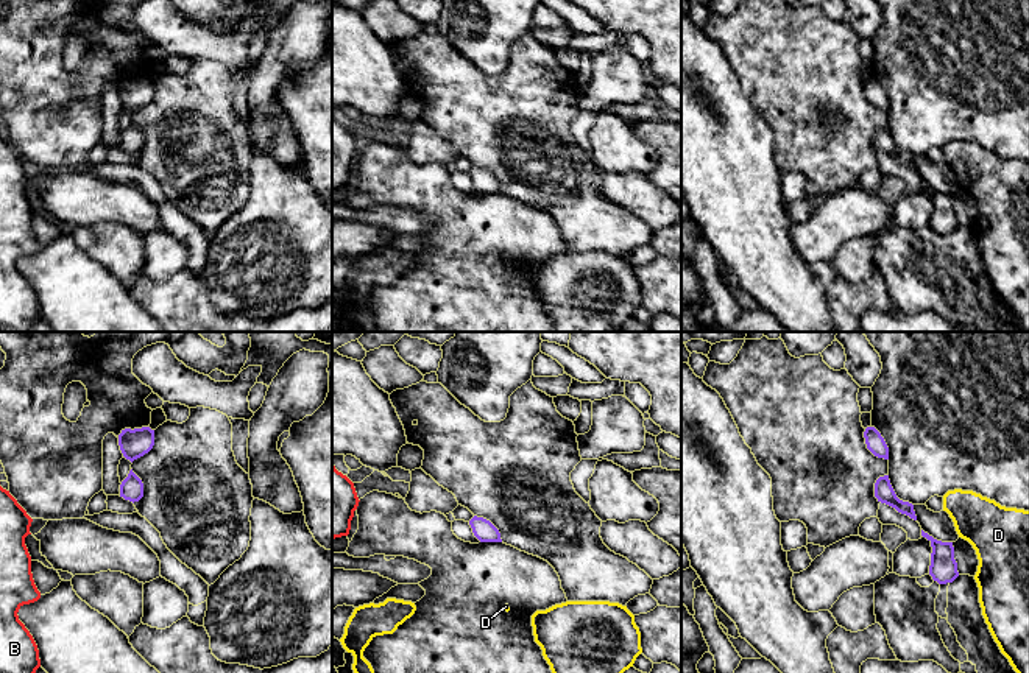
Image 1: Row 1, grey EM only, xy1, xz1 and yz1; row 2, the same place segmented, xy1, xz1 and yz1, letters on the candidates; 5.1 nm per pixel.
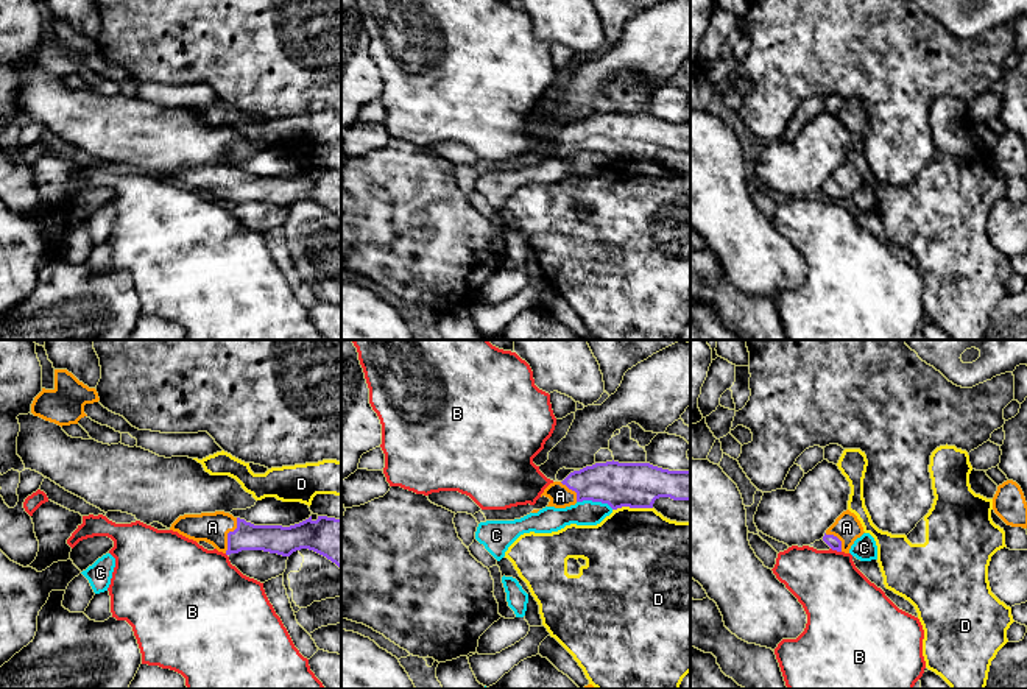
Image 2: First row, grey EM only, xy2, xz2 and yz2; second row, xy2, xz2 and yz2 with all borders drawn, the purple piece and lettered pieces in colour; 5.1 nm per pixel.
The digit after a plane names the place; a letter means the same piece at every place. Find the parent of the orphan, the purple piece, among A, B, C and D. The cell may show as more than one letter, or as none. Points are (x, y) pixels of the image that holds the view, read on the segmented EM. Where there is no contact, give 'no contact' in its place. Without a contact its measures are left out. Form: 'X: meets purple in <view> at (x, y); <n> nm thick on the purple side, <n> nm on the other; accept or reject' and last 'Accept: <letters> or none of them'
A: meets purple in xy2 at (228, 535); 140 nm thick on the purple side, 160 nm on the other; accept
B: meets purple in yz2 at (836, 549); 70 nm thick on the purple side, 360 nm on the other; reject
C: meets purple in xz2 at (596, 501); 240 nm thick on the purple side, 130 nm on the other; reject
D: meets purple in xz2 at (631, 507); 240 nm thick on the purple side, 500 nm on the other; reject
Accept: A

